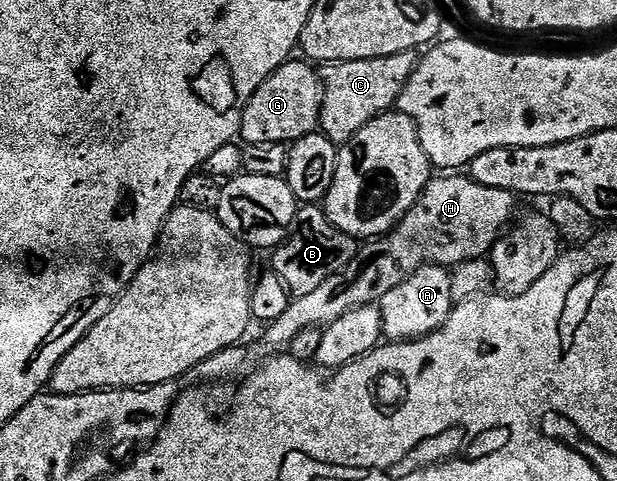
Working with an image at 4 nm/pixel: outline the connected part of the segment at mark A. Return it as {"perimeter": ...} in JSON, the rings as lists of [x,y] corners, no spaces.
{"perimeter":[[[424,265],[386,294],[379,306],[384,335],[389,342],[416,341],[419,337],[430,335],[444,326],[454,308],[452,274],[442,265]]]}

